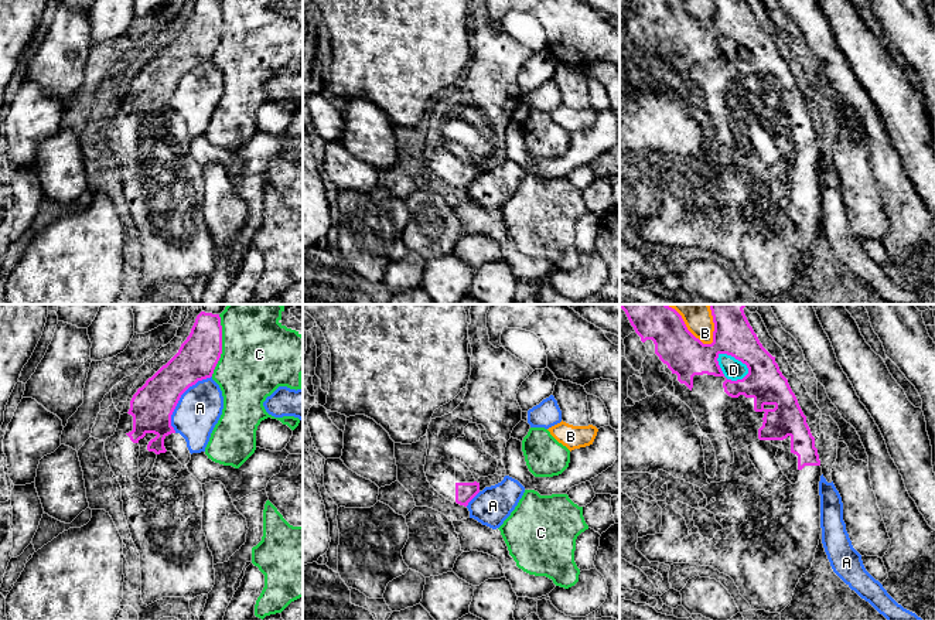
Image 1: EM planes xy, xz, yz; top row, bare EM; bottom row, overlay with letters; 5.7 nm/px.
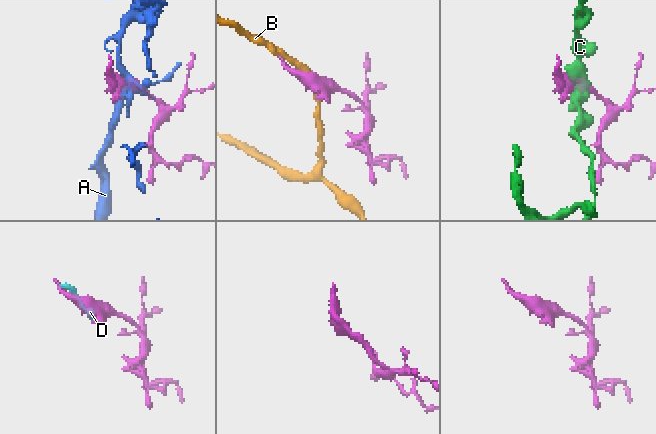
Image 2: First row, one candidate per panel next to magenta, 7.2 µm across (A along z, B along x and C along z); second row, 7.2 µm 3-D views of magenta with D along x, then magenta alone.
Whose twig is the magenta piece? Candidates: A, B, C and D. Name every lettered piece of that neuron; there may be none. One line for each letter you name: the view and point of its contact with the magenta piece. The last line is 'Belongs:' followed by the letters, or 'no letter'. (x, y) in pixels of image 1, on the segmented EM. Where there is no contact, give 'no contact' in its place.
Belongs: no letter

